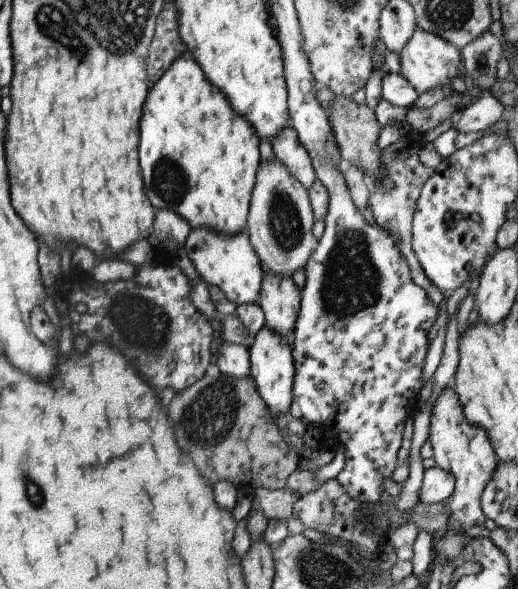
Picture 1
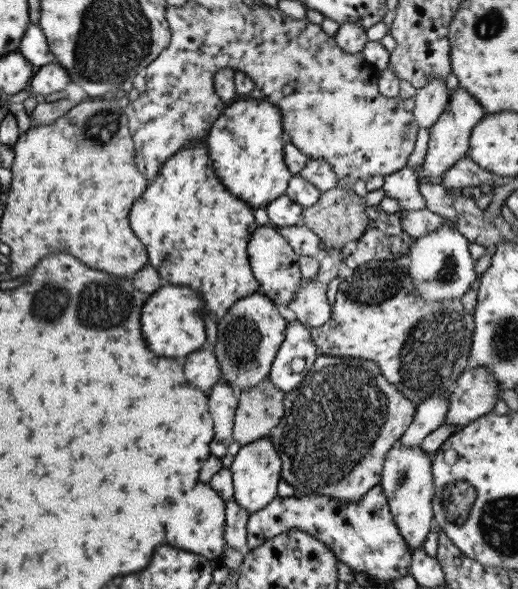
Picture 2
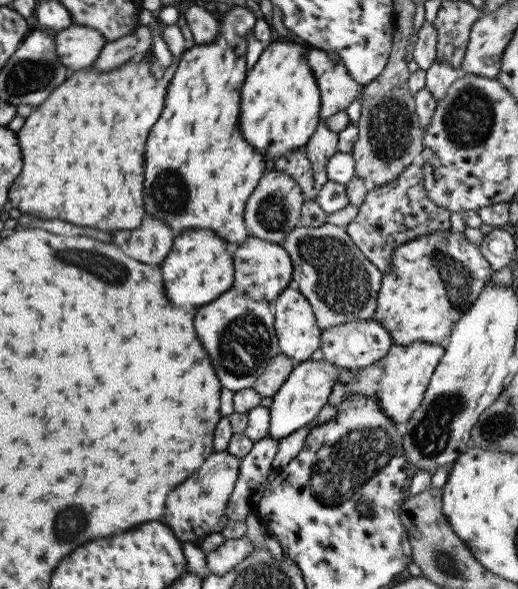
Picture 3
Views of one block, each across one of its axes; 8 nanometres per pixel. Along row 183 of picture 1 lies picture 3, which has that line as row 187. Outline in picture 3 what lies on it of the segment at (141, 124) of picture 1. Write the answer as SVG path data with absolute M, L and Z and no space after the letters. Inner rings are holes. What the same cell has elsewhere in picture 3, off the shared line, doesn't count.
M235 6L219 22L217 38L209 44L187 45L176 70L167 84L161 115L149 130L145 142L143 167L143 208L154 220L165 222L174 235L183 230L213 231L231 248L248 236L243 223L245 201L265 171L265 160L249 148L239 136L239 88L247 66L245 52L248 33L252 32L258 14L249 8Z

